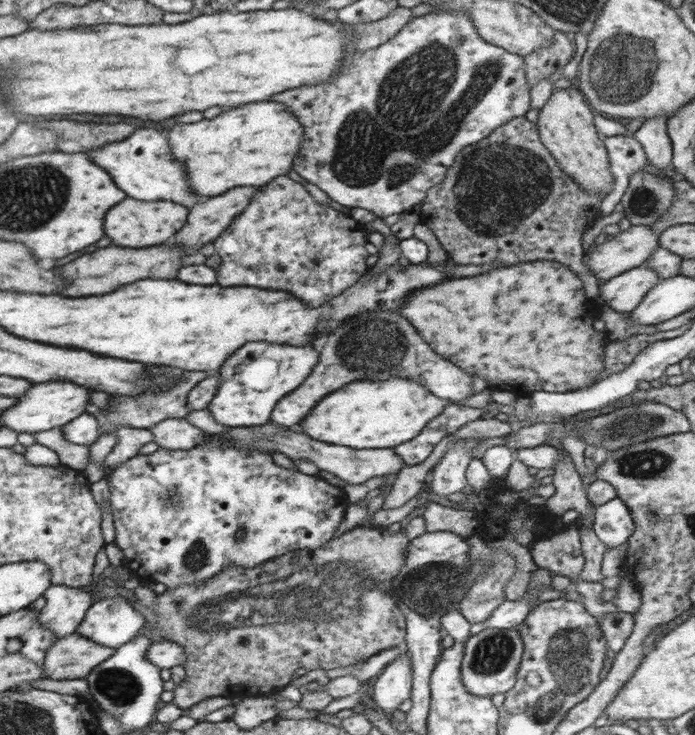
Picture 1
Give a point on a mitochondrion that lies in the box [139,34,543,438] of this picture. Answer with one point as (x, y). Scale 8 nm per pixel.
(376, 144)

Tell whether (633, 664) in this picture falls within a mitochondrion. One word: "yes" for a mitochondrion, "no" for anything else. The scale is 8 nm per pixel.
no

